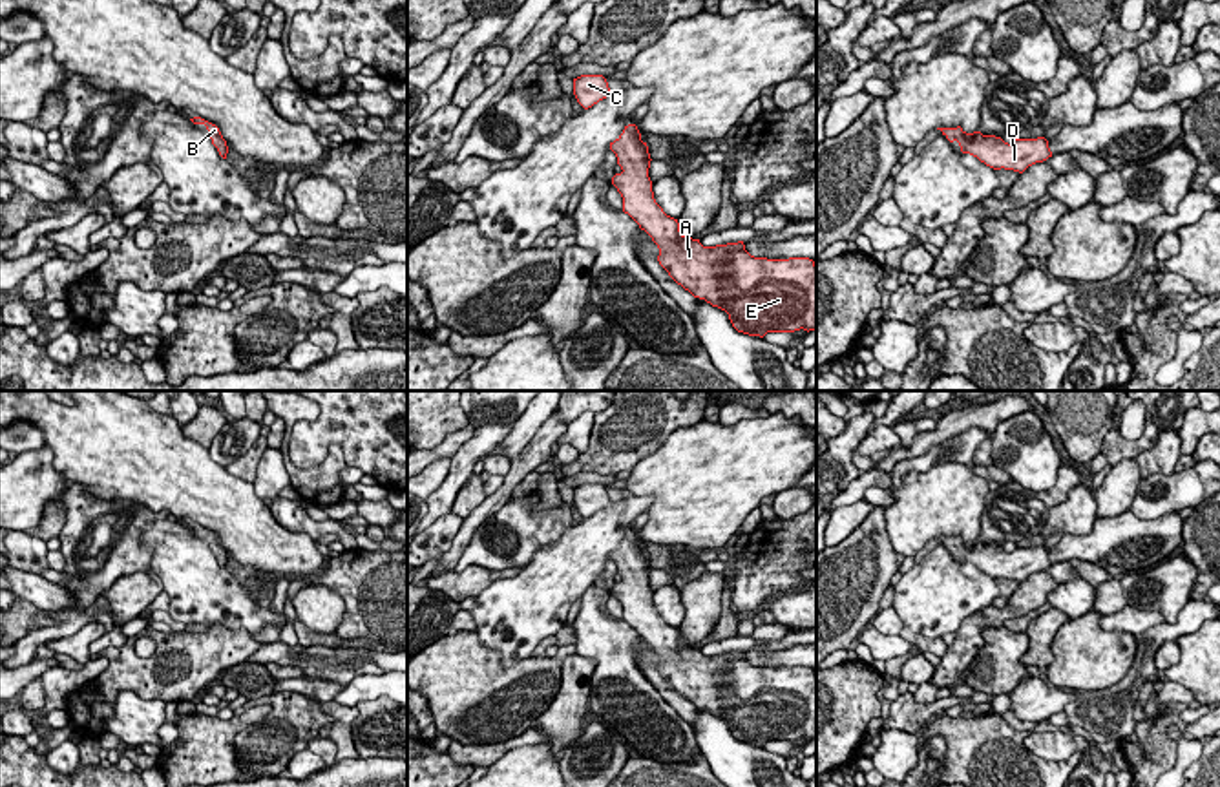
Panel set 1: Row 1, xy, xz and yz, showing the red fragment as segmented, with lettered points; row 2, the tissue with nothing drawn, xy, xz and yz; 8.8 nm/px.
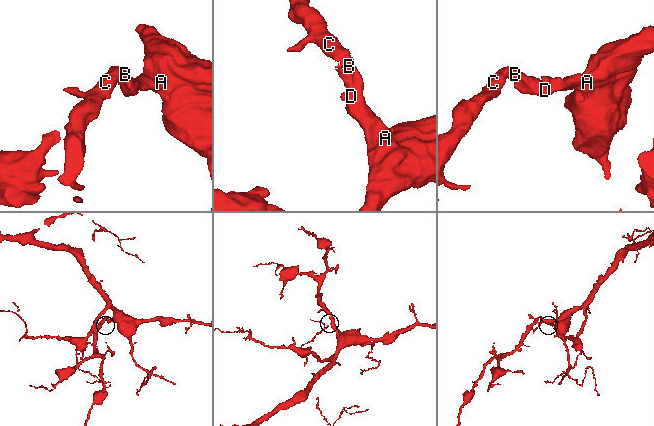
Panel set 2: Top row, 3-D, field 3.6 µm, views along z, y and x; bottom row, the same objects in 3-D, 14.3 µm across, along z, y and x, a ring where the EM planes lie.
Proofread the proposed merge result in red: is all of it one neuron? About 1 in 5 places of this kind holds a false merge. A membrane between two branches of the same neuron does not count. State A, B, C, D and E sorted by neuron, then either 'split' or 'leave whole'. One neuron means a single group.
A B C D E | leave whole

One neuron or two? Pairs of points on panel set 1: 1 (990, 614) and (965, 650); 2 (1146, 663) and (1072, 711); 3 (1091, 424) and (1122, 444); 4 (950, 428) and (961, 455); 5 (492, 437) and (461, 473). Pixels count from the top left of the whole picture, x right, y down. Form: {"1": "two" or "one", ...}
{"1": "one", "2": "one", "3": "two", "4": "two", "5": "one"}

